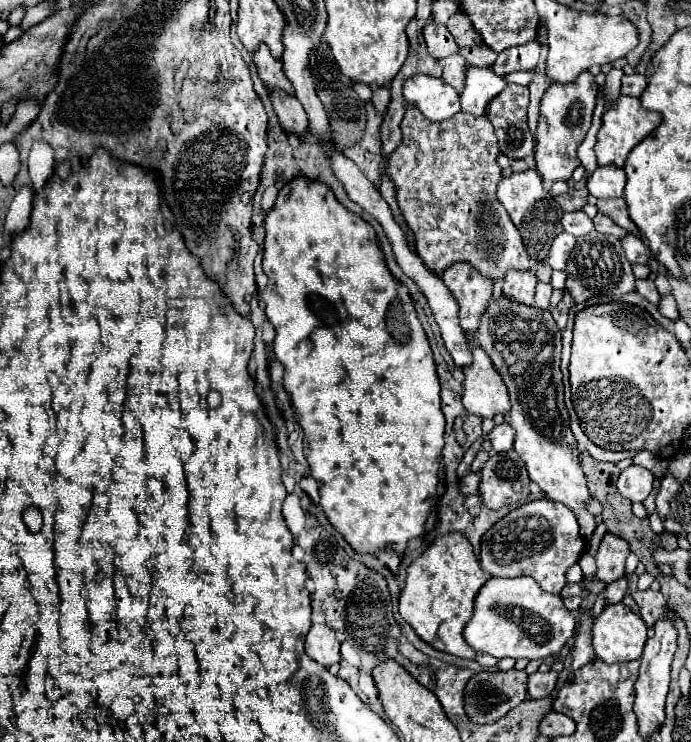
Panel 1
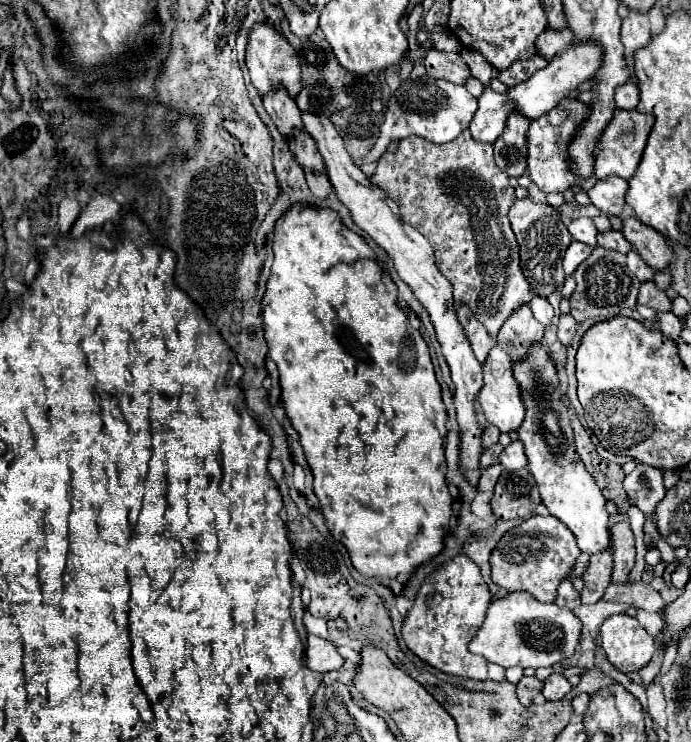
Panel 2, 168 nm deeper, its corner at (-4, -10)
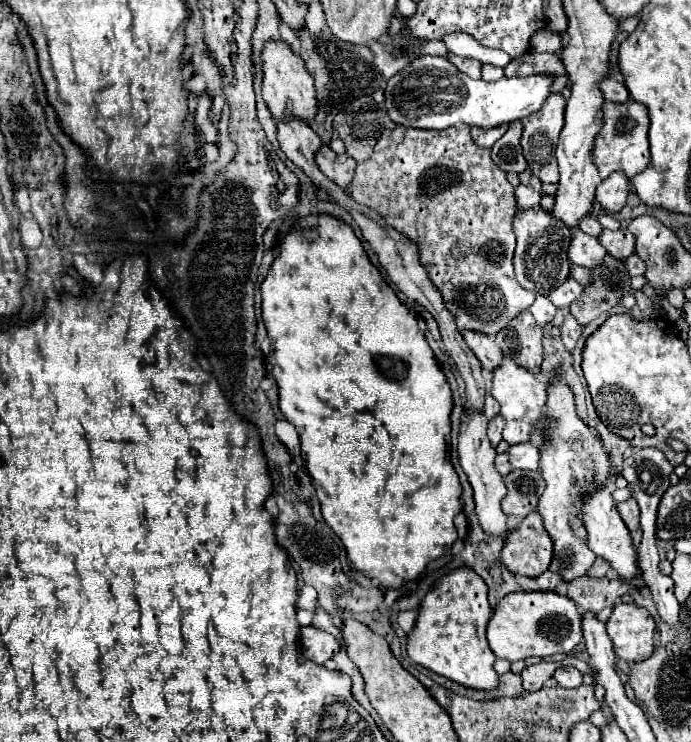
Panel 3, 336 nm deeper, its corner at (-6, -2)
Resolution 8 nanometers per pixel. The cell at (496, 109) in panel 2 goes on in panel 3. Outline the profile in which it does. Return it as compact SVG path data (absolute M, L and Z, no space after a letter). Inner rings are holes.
M507 123L491 127L491 129L481 129L481 127L471 127L471 137L477 145L481 147L493 147L493 143L507 131Z

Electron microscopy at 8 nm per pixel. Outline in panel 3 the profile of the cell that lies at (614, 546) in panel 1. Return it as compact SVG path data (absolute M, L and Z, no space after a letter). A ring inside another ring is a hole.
M631 497L629 501L619 503L617 509L619 509L619 515L621 515L621 519L625 521L627 529L631 531L633 547L637 547L639 541L641 541L641 527L639 527L639 507L637 507L637 501Z

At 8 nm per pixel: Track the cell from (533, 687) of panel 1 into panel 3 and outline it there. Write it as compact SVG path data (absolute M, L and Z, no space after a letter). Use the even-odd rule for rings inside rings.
M563 665L563 667L559 667L559 669L555 671L553 679L557 681L559 687L567 687L567 689L571 689L571 687L581 685L581 671L575 669L575 667L567 667L567 665Z

